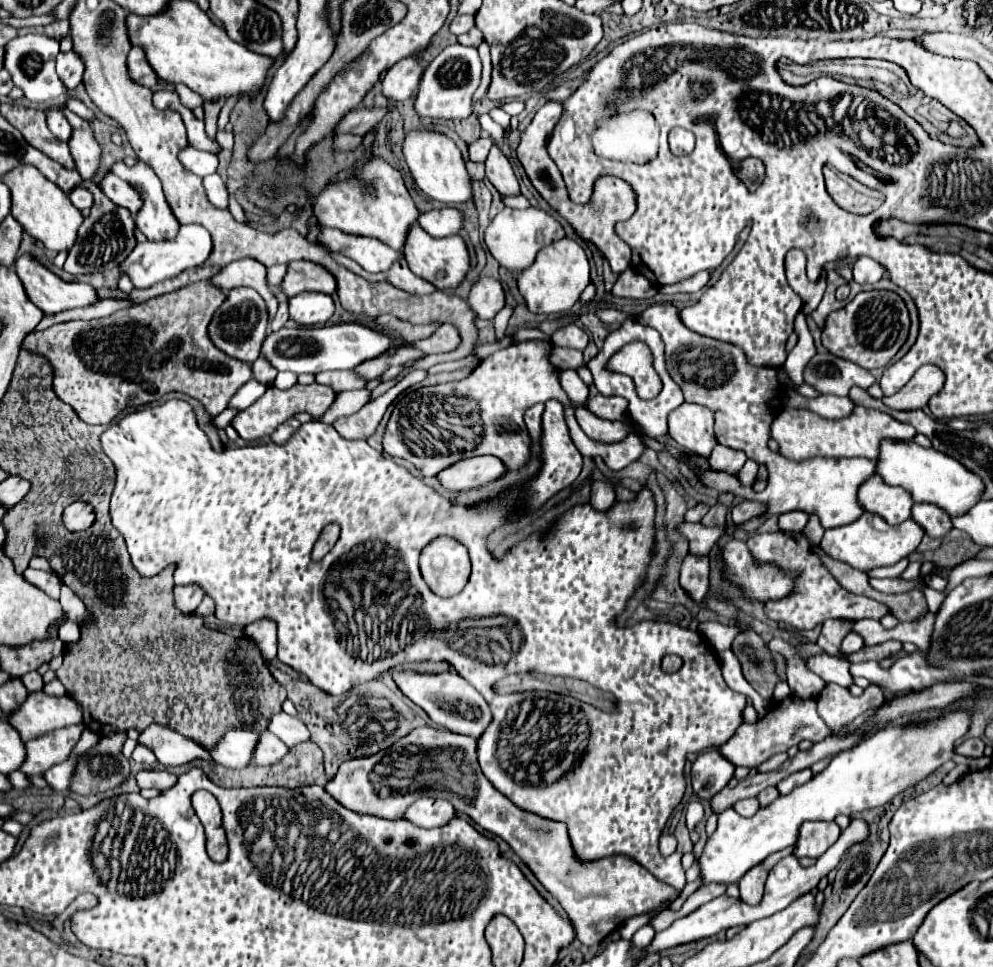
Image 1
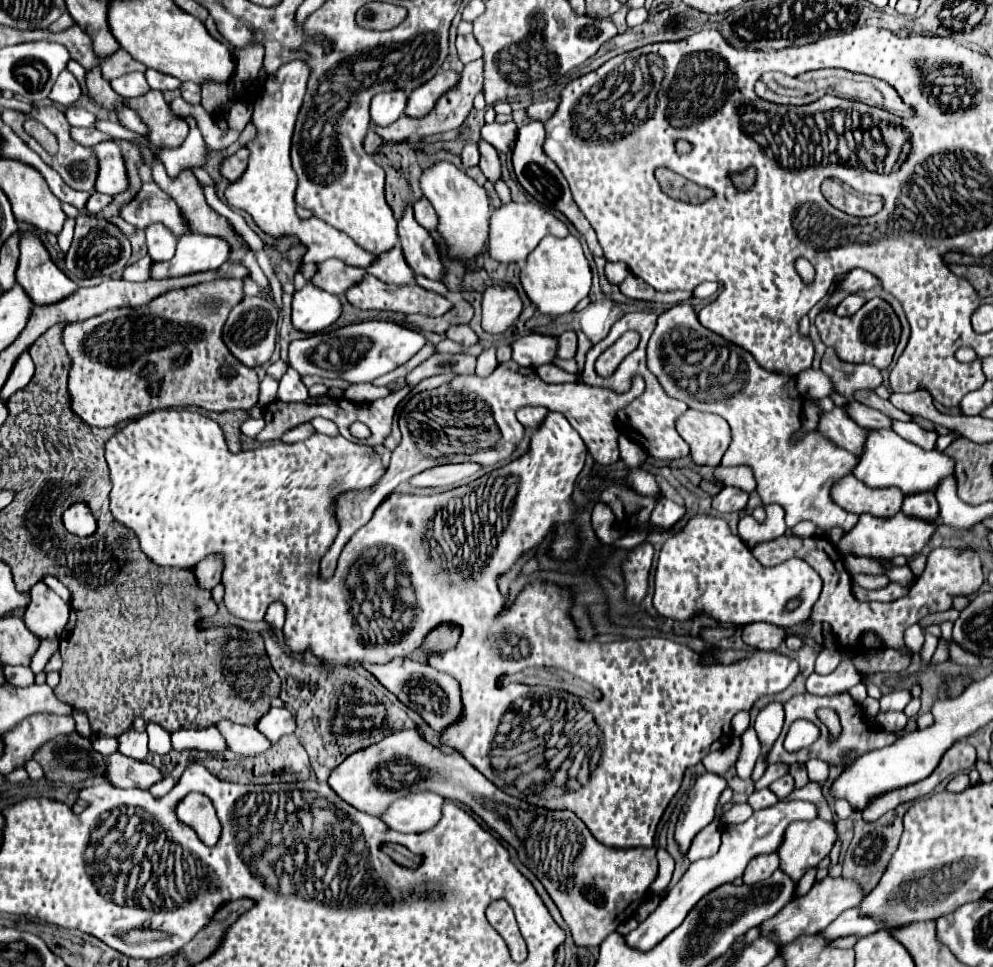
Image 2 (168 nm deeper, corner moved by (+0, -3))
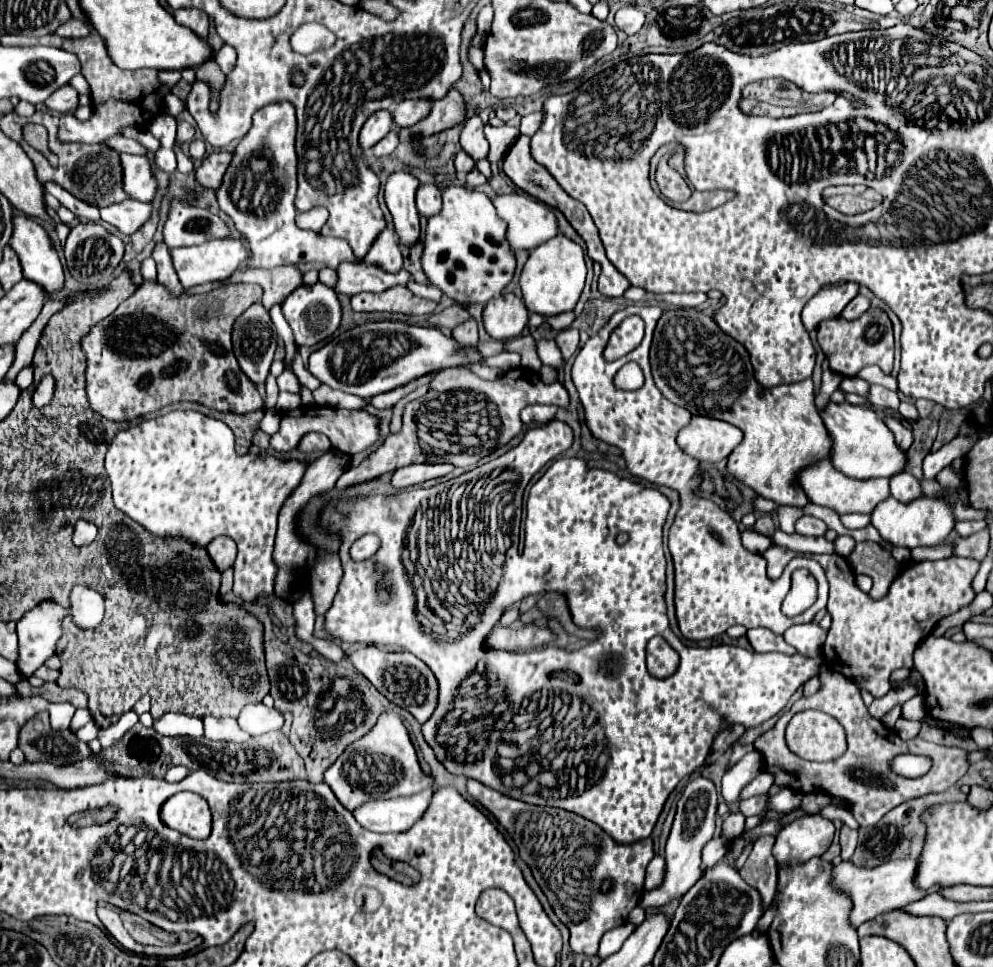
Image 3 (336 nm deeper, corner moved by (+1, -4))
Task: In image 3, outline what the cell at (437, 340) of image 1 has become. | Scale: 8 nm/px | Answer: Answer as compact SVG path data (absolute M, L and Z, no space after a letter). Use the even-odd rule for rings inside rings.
M469 318L467 322L459 324L453 328L453 338L457 342L463 342L465 346L475 346L477 344L477 322Z

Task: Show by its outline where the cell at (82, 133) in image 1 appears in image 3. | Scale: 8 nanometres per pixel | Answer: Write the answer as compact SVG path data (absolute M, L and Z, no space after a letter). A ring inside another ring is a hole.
M121 154L123 162L123 184L131 198L139 202L151 202L157 192L157 178L153 176L151 160L147 156Z

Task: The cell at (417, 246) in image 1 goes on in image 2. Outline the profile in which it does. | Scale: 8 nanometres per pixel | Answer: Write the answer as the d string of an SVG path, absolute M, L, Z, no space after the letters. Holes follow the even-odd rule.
M408 207L404 217L398 221L398 235L406 263L412 267L412 271L426 279L442 281L446 275L446 267L440 249L434 245L432 235L416 223L412 207Z

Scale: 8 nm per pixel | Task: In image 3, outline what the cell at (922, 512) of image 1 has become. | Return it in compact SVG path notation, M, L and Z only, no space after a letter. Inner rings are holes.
M897 472L895 476L891 476L889 482L891 482L889 484L891 496L897 498L899 502L911 502L911 500L923 496L923 492L919 488L919 480L909 472Z

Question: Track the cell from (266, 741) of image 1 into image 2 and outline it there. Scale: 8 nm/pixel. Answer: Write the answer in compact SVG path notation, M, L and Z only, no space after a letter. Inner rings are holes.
M218 721L216 727L228 741L228 749L232 749L238 755L258 757L272 747L272 743L256 727L244 727L232 721Z

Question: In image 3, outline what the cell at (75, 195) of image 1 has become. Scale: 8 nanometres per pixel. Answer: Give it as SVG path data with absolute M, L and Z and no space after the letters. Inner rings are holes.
M127 200L119 206L101 208L101 220L115 226L121 234L137 232L151 218L151 204L139 200Z

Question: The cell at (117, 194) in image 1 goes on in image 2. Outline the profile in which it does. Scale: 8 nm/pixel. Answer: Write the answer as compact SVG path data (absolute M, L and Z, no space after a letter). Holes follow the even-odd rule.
M144 183L136 197L120 207L120 217L136 229L146 229L150 223L164 223L178 237L180 233L190 231L180 217L176 203L156 183Z

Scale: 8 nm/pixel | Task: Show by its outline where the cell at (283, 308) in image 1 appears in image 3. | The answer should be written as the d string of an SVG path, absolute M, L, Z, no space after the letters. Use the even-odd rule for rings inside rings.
M289 102L267 104L253 114L253 126L233 150L233 160L223 176L217 200L221 210L231 216L237 232L249 242L251 258L243 262L245 268L275 268L301 262L323 262L329 268L337 268L341 262L357 262L351 248L341 238L321 238L295 226L295 192L297 192L297 152L295 152L295 108ZM239 170L251 170L251 174L273 174L273 182L267 186L265 198L247 200L245 192L233 192Z

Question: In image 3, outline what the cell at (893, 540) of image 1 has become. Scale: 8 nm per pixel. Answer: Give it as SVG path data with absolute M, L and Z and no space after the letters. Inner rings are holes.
M947 490L947 498L921 496L909 504L901 504L893 496L889 496L873 510L873 526L893 546L903 546L909 550L917 546L937 546L945 542L945 538L955 526L955 516L953 516L955 502L957 502L957 490Z

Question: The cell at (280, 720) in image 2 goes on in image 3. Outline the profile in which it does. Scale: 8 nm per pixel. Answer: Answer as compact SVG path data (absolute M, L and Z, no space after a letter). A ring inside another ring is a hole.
M247 704L237 716L241 730L251 736L259 736L271 730L279 730L283 726L283 716L275 708L267 708L265 704Z

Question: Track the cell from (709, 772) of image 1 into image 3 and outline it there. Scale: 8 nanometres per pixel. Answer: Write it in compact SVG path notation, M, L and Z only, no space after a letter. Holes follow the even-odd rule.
M695 778L687 784L683 796L679 798L677 804L677 814L675 822L671 828L671 834L667 838L665 846L665 876L663 882L653 888L643 892L639 906L643 910L661 910L673 900L681 898L699 878L701 878L701 850L703 846L713 838L715 832L715 812L717 812L717 790L711 780L707 778Z

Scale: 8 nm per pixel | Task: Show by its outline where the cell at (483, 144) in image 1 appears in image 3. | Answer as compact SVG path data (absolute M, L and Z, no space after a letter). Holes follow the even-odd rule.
M463 150L455 154L455 170L457 170L457 178L459 180L463 176L467 176L473 170L473 166L475 166L475 162L473 162L473 158L469 154L465 154Z

